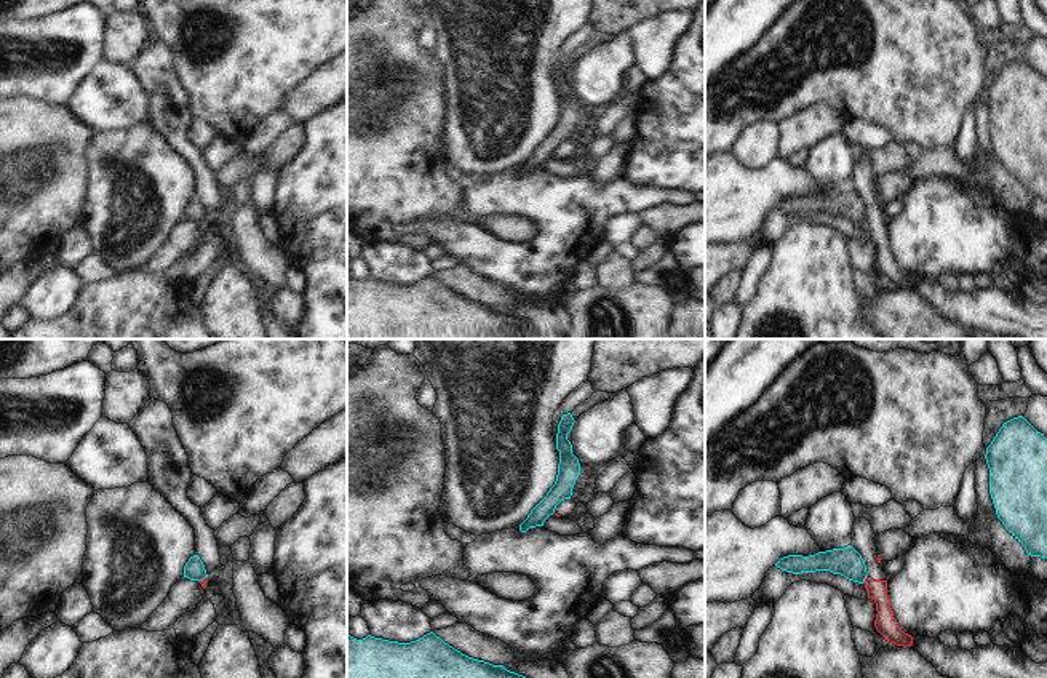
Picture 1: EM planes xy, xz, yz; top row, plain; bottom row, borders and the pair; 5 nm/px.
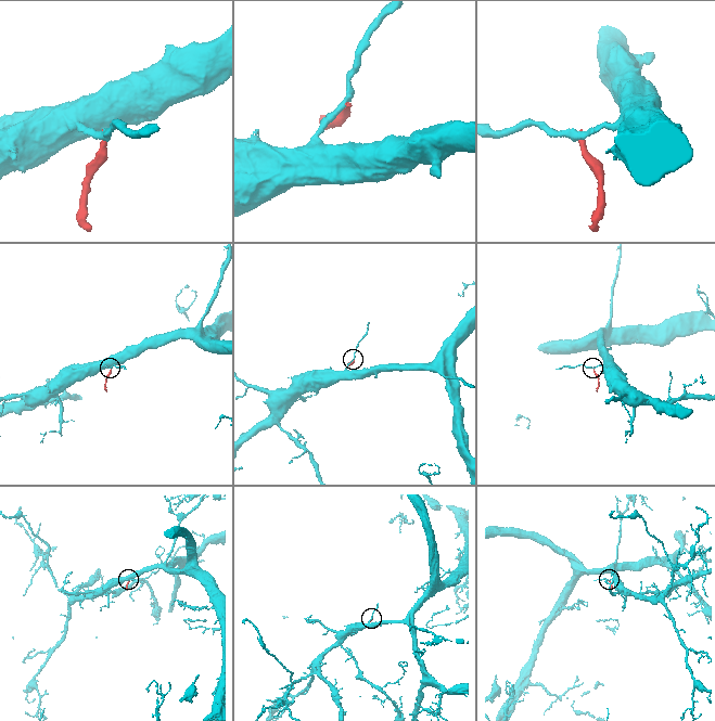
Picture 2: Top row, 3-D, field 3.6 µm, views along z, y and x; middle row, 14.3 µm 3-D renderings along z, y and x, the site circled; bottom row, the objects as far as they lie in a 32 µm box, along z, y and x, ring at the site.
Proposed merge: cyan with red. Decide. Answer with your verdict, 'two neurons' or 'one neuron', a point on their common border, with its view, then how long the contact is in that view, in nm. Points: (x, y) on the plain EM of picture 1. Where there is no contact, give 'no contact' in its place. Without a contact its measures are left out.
two neurons | yz (865, 219) | 50 nm

